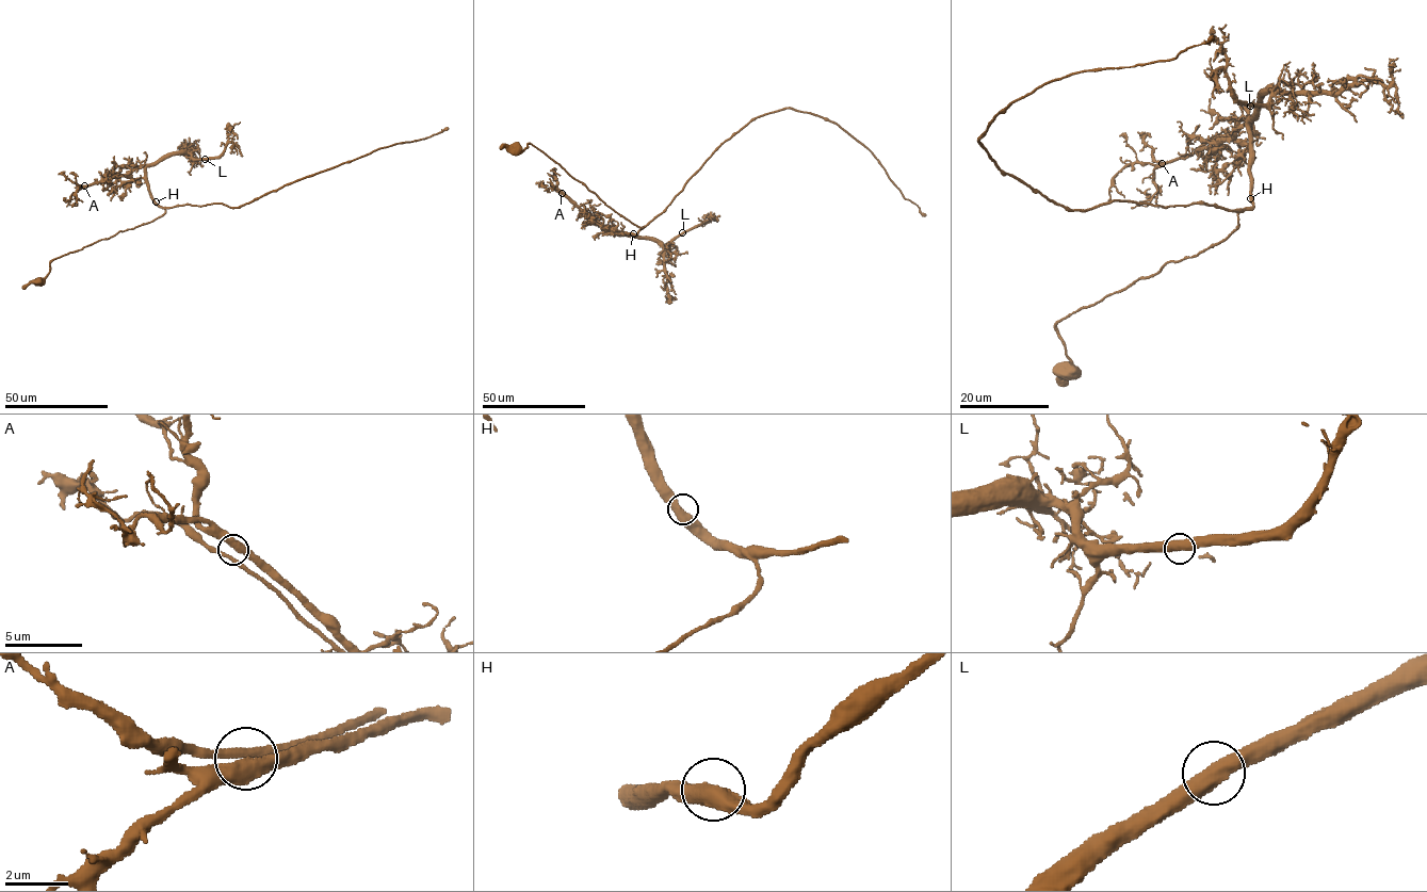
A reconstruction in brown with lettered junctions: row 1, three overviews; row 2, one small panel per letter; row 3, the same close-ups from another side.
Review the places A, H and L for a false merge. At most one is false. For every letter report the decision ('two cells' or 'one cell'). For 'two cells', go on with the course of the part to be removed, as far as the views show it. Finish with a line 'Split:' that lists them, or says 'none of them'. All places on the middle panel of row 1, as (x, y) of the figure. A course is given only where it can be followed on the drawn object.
A: one cell
H: one cell
L: one cell
Split: none of them

